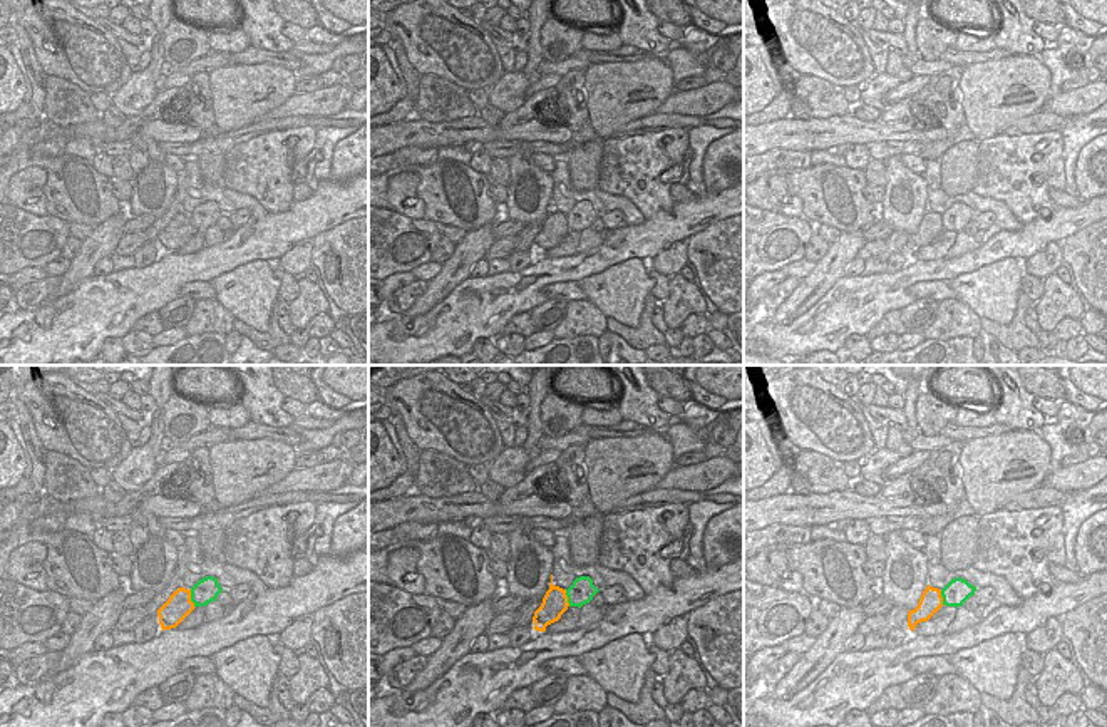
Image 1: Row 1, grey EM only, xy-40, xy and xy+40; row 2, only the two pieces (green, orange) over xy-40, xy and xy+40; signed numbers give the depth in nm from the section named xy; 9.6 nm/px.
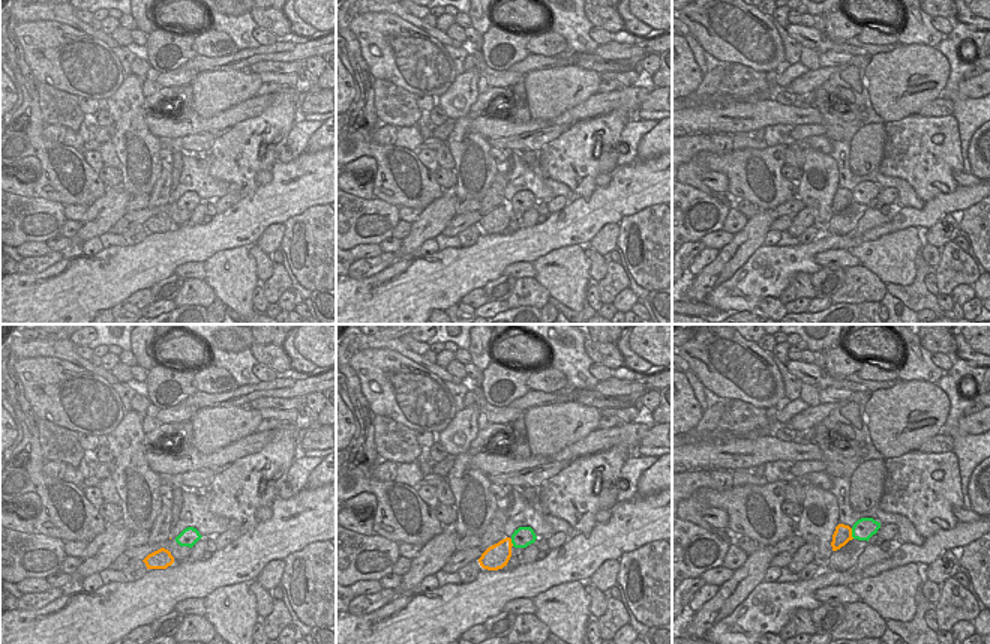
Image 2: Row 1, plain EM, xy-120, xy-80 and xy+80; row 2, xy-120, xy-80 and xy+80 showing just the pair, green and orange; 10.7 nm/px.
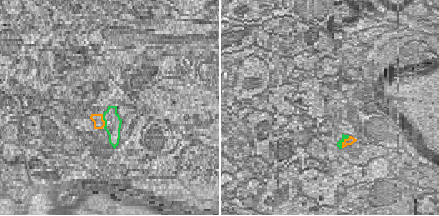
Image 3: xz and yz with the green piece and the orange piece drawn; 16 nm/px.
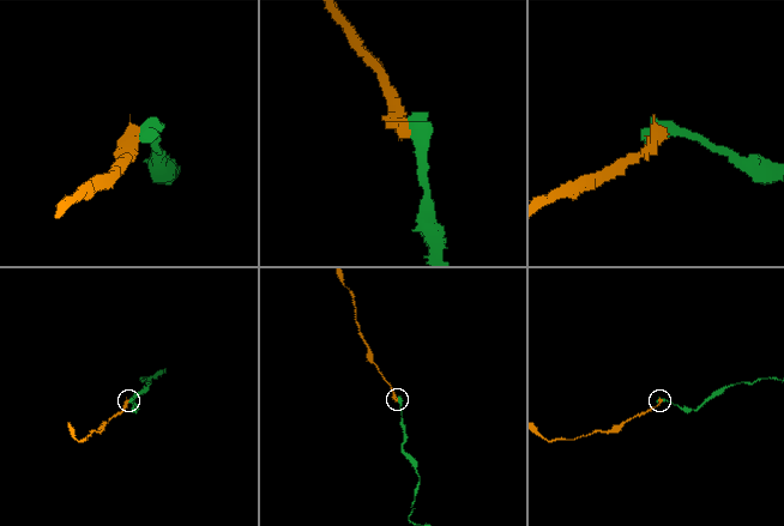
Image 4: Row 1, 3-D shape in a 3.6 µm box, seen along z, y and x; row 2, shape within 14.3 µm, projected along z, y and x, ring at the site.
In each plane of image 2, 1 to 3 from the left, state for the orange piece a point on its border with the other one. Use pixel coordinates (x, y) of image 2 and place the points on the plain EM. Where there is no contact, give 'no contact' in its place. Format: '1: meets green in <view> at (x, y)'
1: no contact
2: meets green in xy-80 at (512, 206)
3: meets green in xy+80 at (852, 197)

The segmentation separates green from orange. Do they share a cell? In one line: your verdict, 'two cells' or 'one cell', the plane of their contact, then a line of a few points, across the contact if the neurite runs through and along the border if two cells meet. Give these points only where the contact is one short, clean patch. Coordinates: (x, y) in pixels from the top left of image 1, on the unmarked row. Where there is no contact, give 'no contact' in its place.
one cell; contact in xy-40; line xy-40 (206, 215), (191, 223), (178, 232)

